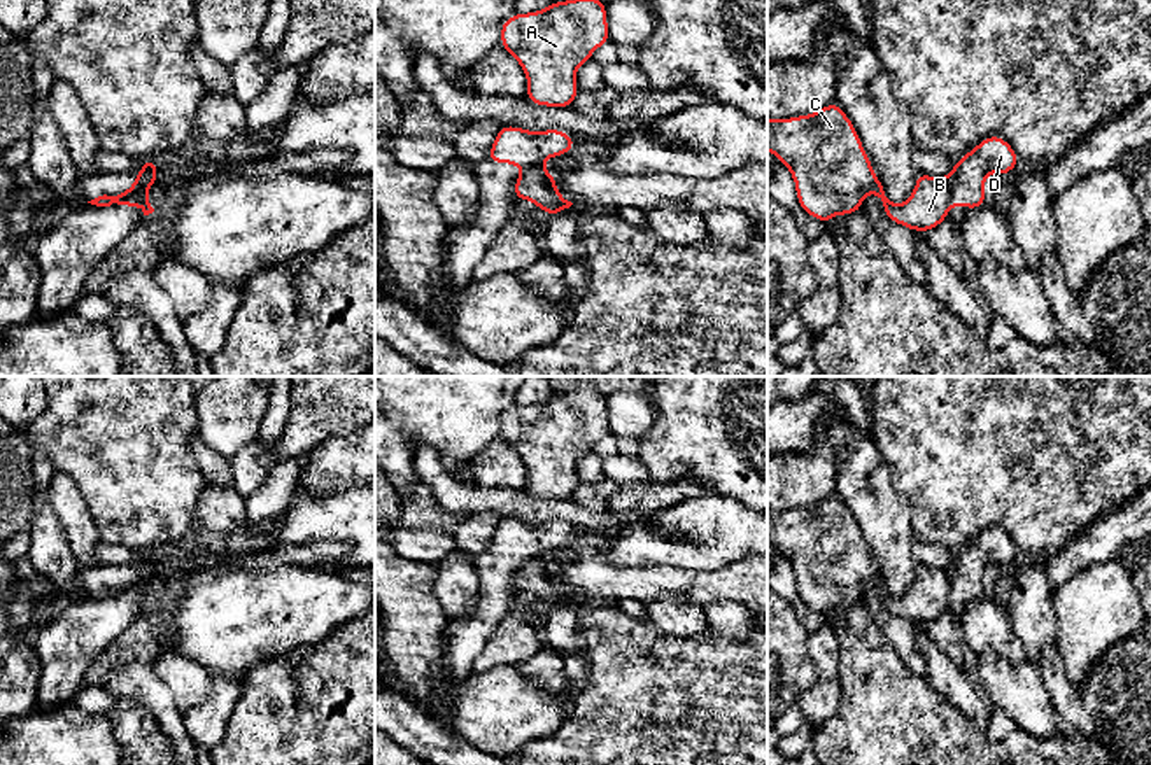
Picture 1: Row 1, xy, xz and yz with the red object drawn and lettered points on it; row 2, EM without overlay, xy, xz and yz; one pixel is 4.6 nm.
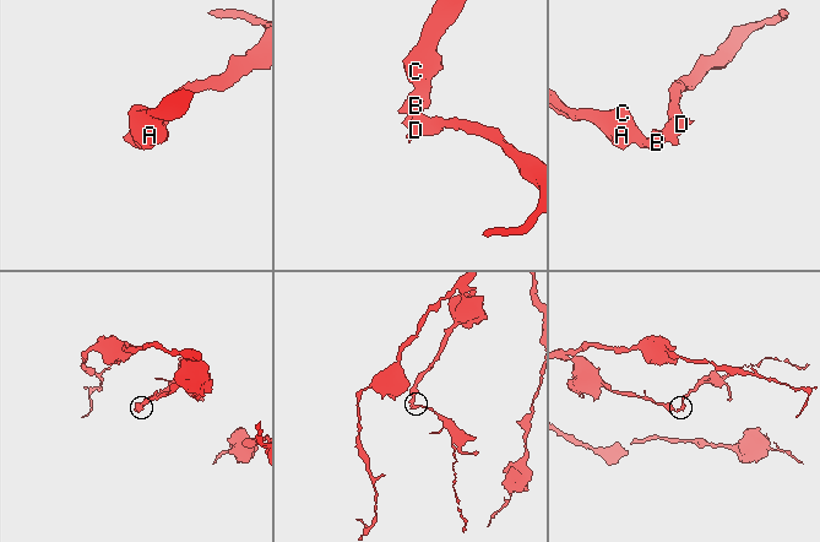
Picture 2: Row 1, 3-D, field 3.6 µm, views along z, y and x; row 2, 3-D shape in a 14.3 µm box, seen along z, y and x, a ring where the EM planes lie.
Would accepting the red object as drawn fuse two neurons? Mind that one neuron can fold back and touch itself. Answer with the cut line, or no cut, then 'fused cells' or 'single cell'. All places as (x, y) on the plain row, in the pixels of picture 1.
yz (946, 569), (950, 597) | fused cells

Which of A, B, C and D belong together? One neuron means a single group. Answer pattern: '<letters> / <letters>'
A B C / D

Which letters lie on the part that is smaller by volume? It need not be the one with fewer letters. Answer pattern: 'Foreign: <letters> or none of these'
Foreign: D

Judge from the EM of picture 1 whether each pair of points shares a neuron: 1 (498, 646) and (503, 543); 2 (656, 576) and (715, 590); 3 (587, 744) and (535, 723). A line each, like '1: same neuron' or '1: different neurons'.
1: different neurons
2: same neuron
3: different neurons

